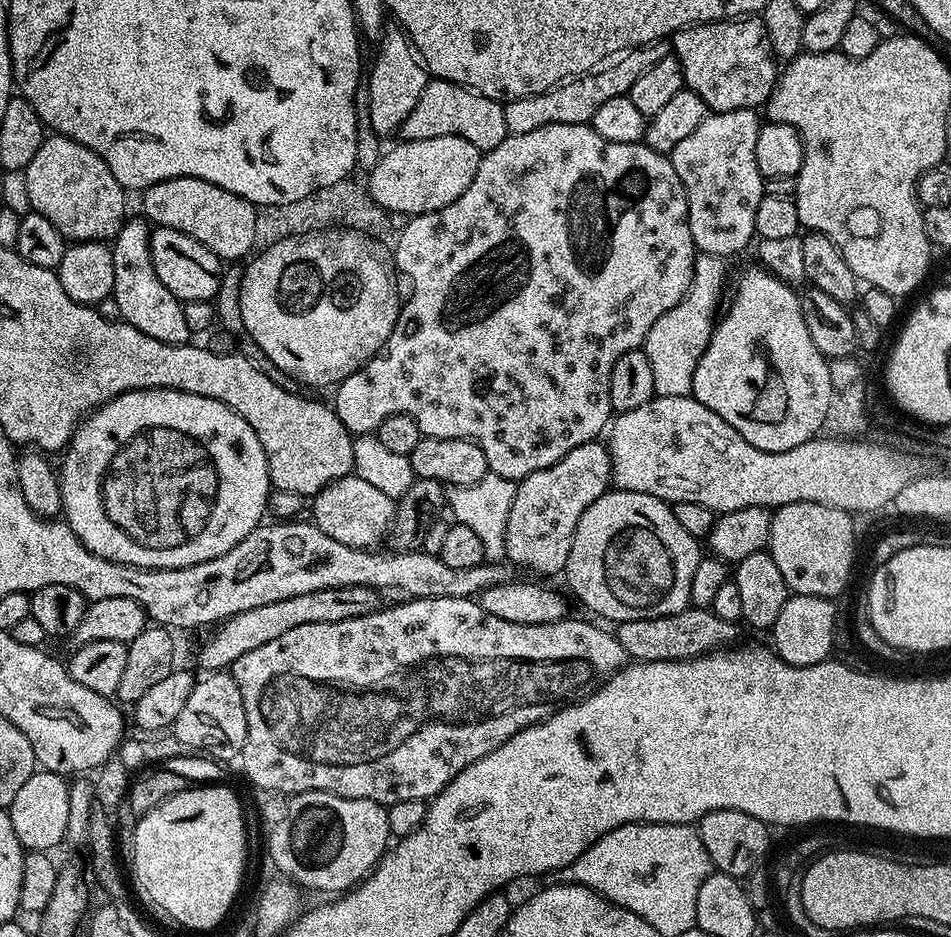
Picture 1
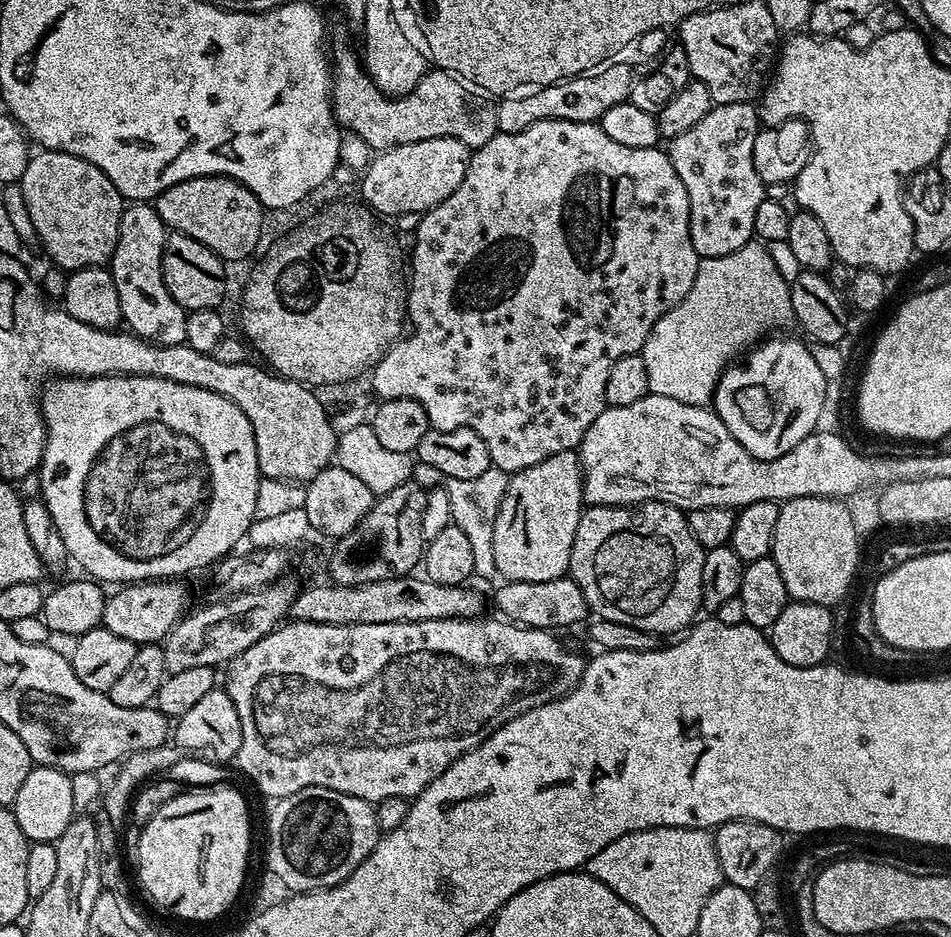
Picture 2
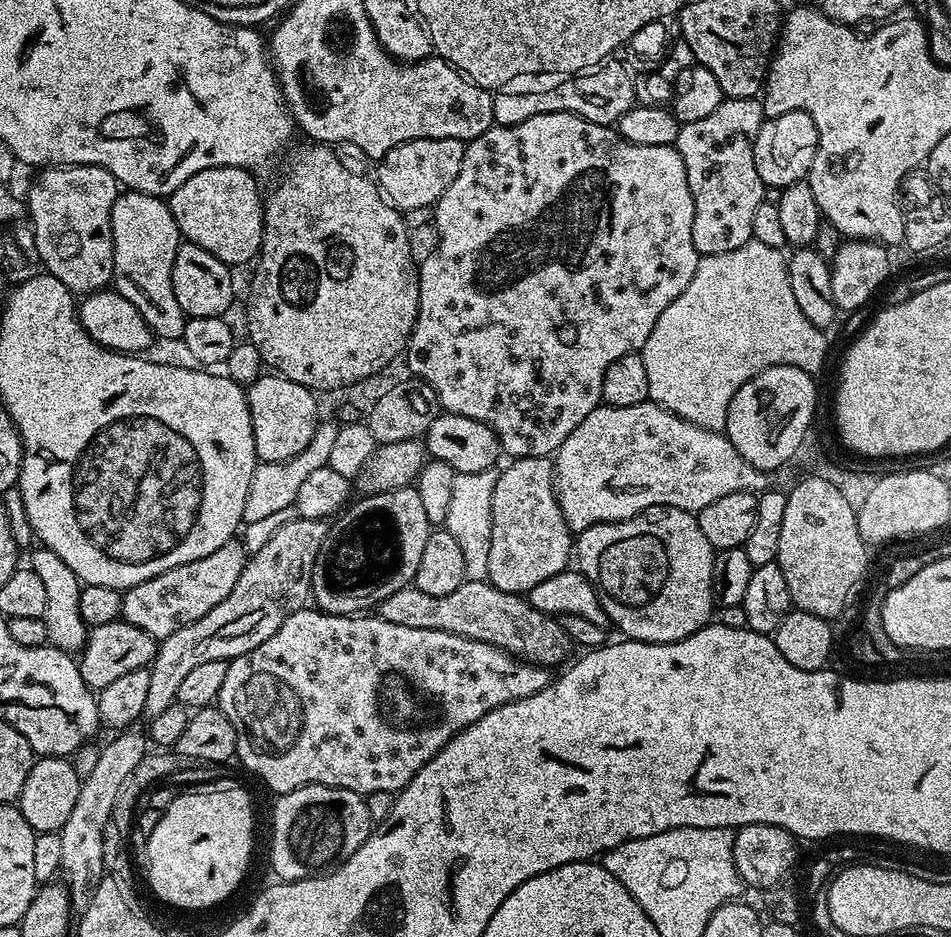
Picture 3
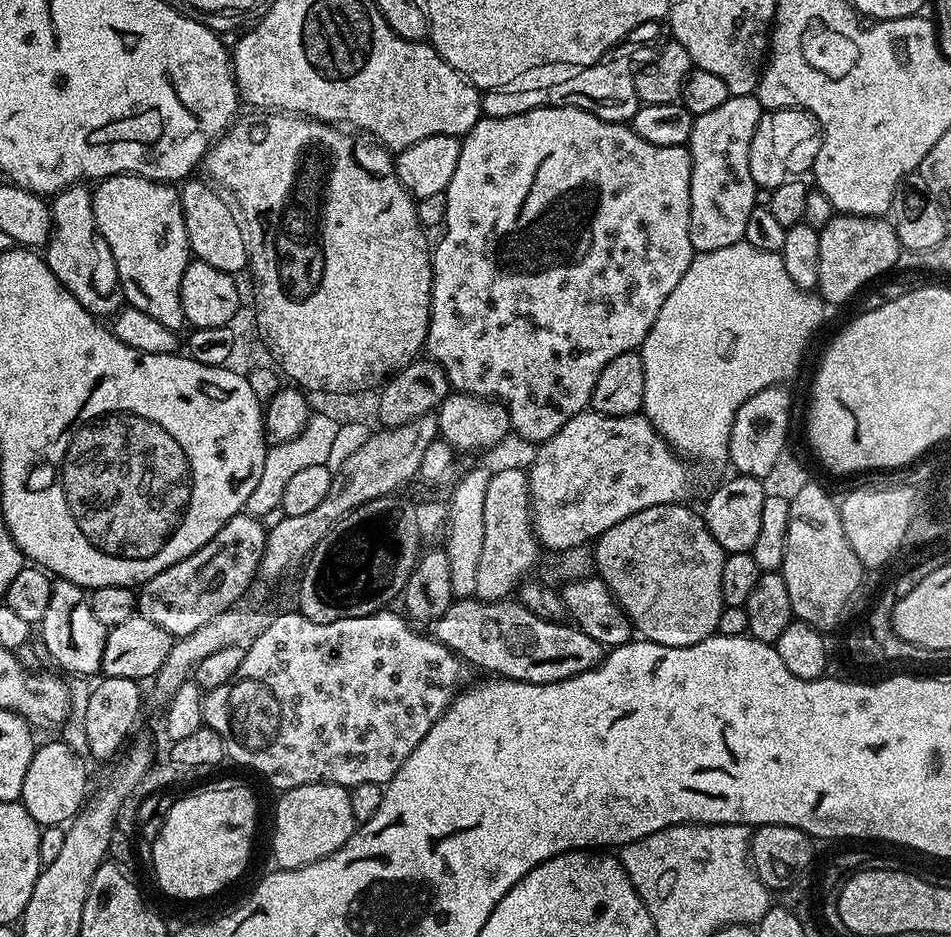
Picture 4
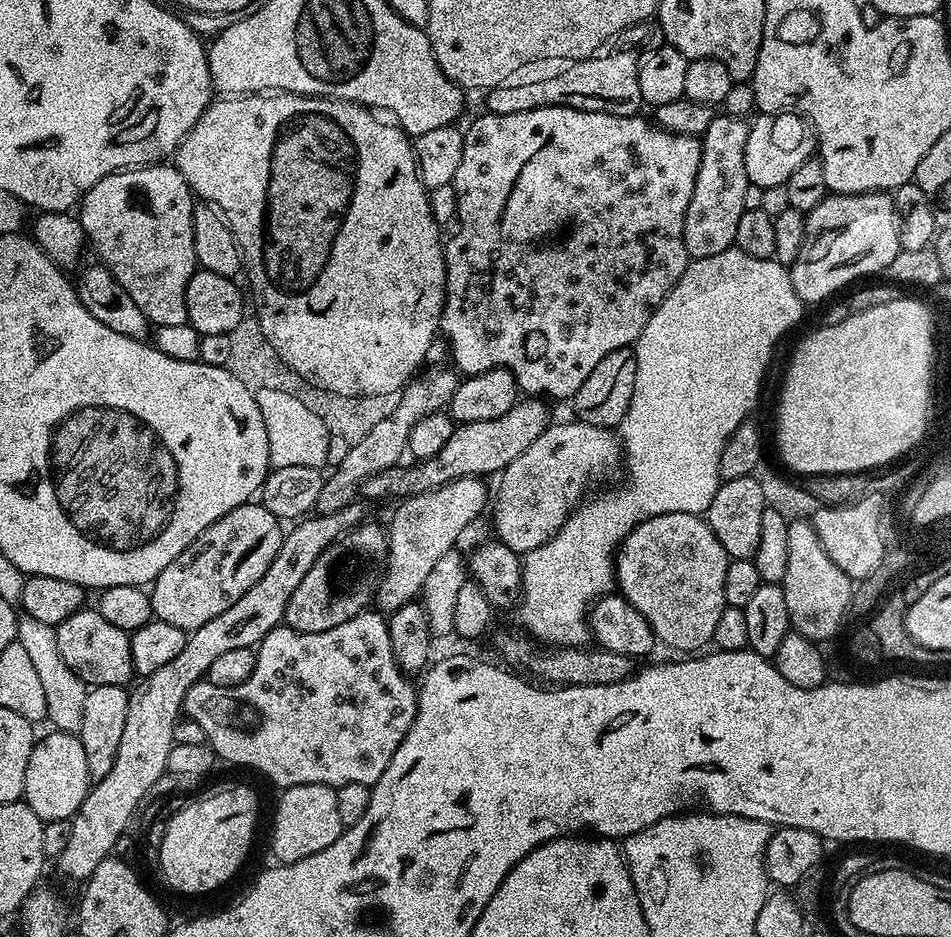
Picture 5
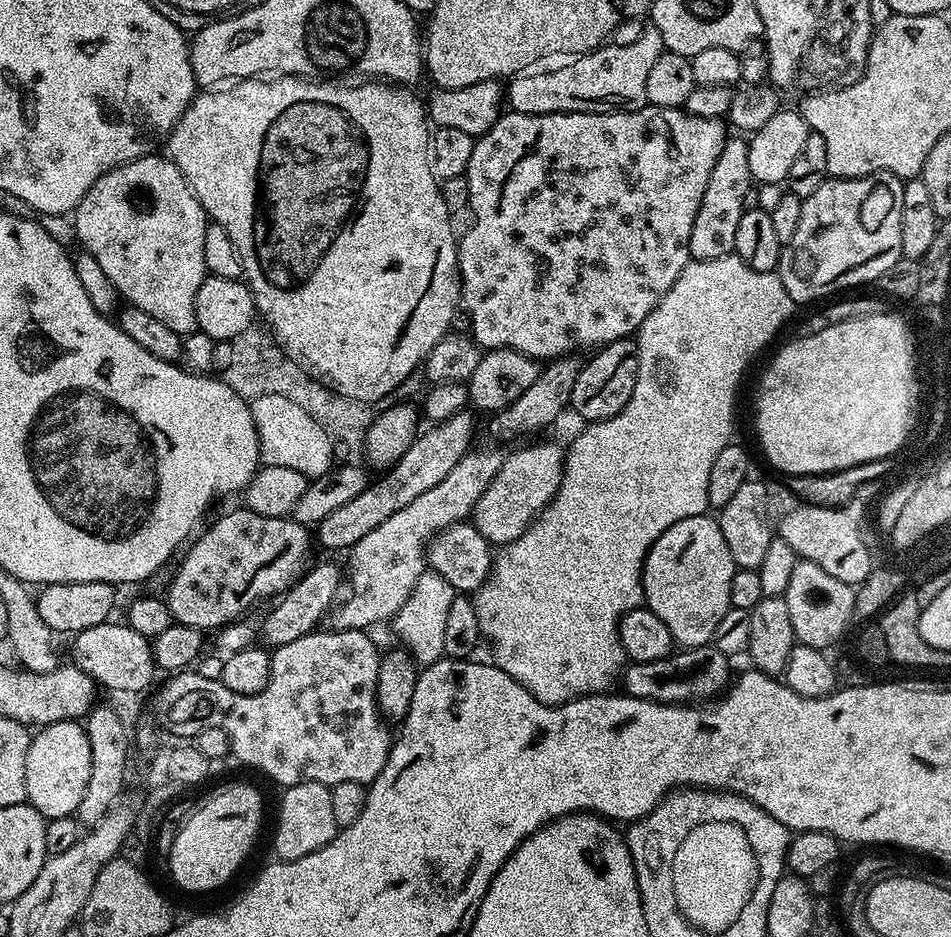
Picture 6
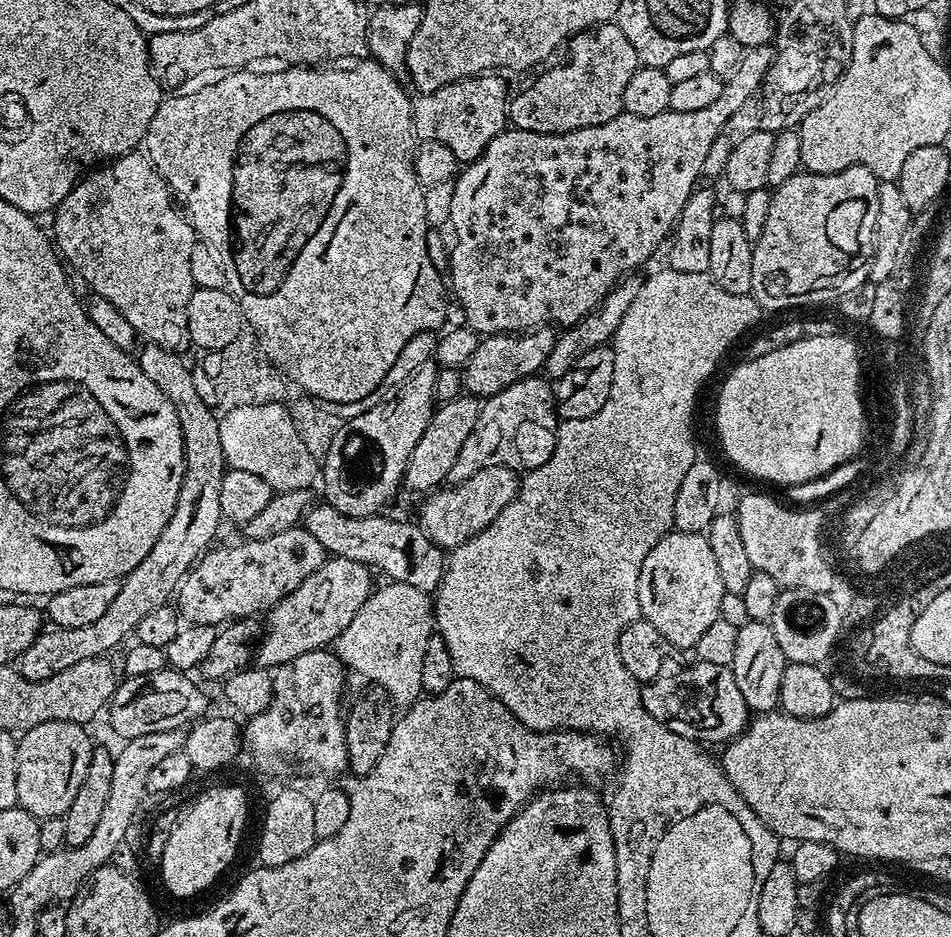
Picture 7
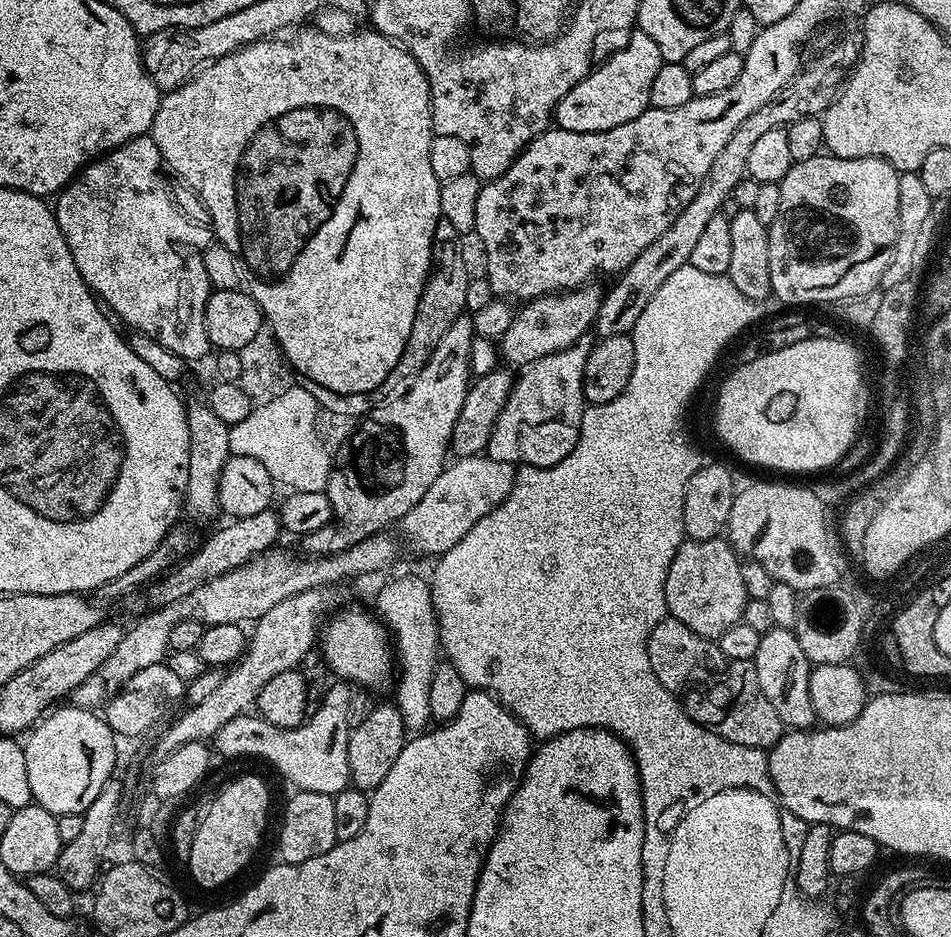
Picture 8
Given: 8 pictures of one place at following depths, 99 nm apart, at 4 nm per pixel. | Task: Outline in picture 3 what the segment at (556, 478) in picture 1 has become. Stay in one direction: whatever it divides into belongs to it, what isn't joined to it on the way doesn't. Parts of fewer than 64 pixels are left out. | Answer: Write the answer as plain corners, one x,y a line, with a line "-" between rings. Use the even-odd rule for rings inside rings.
523,456
513,459
512,463
506,470
500,472
498,483
494,486
493,505
491,507
491,534
489,549
489,569
488,582
495,586
496,589
504,589
507,593
516,595
527,594
538,582
545,581
546,578
554,577
558,573
567,569
568,560
571,561
572,551
574,548
574,536
568,523
565,522
565,516
561,512
560,501
556,497
555,492
555,471
554,462
551,457
546,456

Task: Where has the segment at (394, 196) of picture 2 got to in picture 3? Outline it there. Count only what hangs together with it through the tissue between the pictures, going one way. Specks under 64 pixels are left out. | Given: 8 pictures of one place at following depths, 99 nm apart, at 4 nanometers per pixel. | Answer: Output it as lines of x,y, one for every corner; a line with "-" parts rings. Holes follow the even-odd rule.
418,138
402,142
380,157
375,165
375,183
384,199
393,208
399,208
401,213
418,207
433,207
442,194
446,194
450,182
458,178
458,170
462,170
464,146
465,141
454,138

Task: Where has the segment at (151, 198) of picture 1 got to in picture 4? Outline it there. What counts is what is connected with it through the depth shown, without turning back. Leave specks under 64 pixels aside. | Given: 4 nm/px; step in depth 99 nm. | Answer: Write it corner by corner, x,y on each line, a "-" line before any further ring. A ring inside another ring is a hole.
203,179
191,180
183,185
185,188
179,189
191,255
197,260
206,262
206,266
214,266
214,270
240,274
243,268
245,271
249,267
248,241
243,227
238,223
233,205
211,183

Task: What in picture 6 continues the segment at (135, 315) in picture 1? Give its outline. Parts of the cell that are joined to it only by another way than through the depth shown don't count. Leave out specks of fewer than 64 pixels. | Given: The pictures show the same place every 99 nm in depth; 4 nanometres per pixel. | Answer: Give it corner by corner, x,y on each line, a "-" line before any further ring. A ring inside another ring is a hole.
149,154
140,156
129,164
120,164
114,170
102,174
102,178
98,178
98,182
94,182
94,186
90,186
90,190
86,190
82,202
76,207
74,219
76,219
76,236
80,239
79,247
83,251
89,252
94,258
94,262
98,262
98,266
102,266
102,271
106,273
106,278
110,278
113,289
119,295
121,292
128,299
125,301
131,307
138,310
146,310
146,314
158,318
158,322
164,323
165,326
170,326
170,330
174,330
181,338
197,331
196,295
202,286
205,276
209,275
208,267
206,266
206,254
202,254
202,245
206,242
206,230
210,221
204,207
200,205
198,198
192,192
192,188
186,182
186,178
178,170
178,166
172,159
164,154

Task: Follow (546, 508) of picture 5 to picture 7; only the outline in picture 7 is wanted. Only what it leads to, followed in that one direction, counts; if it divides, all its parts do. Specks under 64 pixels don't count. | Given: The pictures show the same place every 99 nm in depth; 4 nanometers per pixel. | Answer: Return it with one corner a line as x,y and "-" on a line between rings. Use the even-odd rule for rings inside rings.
507,464
490,466
480,470
470,478
453,483
451,486
441,487
435,491
424,508
423,527
429,536
441,546
448,544
459,545
467,542
473,536
495,522
500,514
516,499
522,488
522,481
516,477
517,469
-
452,487
452,488
448,488
-
441,491
441,492
440,492
-
460,540
460,541
459,541

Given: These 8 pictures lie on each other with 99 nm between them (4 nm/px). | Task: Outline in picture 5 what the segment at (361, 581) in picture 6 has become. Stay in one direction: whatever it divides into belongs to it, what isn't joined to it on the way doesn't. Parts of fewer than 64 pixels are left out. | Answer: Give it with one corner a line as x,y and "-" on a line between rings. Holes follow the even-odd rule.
464,476
461,480
451,480
441,488
436,488
426,494
410,496
399,501
396,513
392,516
392,525
387,525
388,534
388,563
383,576
380,577
380,586
376,590
375,603
385,613
396,612
402,606
413,603
423,593
426,578
430,578
430,570
442,559
442,554
453,551
457,547
456,539
475,522
484,508
484,503
489,503
490,492
484,489
485,481
474,476

